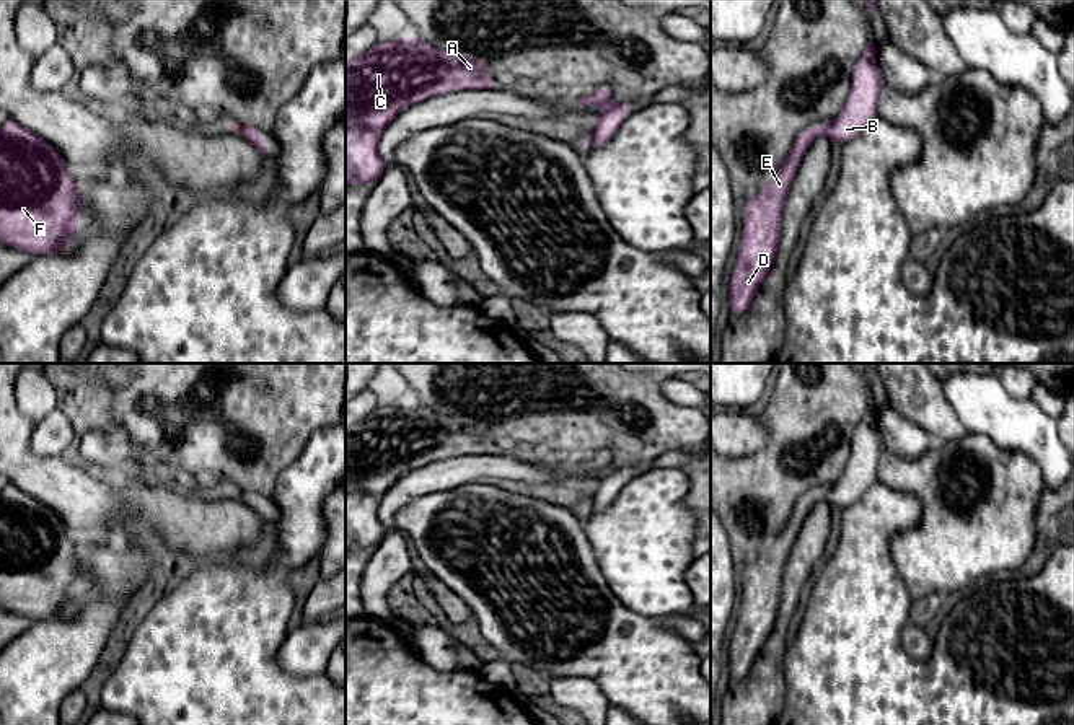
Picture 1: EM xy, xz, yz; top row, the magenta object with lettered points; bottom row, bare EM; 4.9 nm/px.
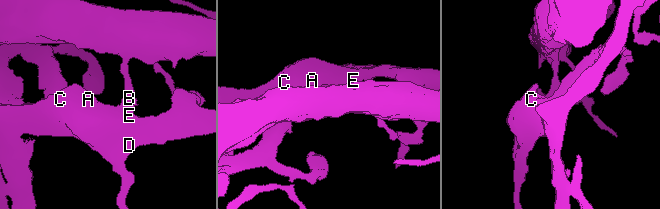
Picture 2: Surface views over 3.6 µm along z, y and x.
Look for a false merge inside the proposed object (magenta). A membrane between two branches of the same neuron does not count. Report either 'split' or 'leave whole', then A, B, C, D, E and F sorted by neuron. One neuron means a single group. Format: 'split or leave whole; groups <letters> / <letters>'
split; groups A C D E F / B

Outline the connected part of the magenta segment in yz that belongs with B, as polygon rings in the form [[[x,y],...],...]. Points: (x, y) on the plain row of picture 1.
[[[870,407],[854,430],[852,450],[843,476],[825,492],[823,499],[831,510],[852,505],[875,482],[883,451],[883,442],[877,430],[877,415]]]

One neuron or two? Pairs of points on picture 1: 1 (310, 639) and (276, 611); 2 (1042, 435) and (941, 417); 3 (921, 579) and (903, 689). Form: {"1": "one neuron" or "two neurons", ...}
{"1": "two neurons", "2": "two neurons", "3": "two neurons"}

